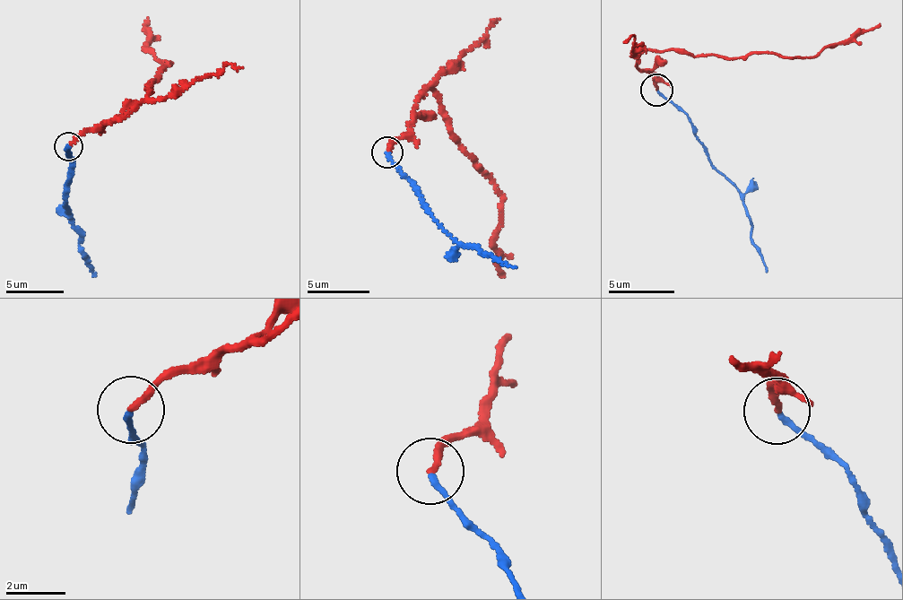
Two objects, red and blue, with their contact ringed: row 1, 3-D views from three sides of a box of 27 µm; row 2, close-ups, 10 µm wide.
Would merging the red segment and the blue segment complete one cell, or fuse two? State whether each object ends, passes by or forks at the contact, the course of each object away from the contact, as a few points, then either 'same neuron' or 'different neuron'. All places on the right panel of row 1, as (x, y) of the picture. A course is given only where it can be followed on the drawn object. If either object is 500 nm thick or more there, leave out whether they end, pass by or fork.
red ends | blue ends | red via (656, 89), (659, 81), (636, 65), (645, 50), (818, 56), (881, 22) | blue via (656, 89), (687, 116), (716, 170), (737, 188), (767, 272) | different neuron

